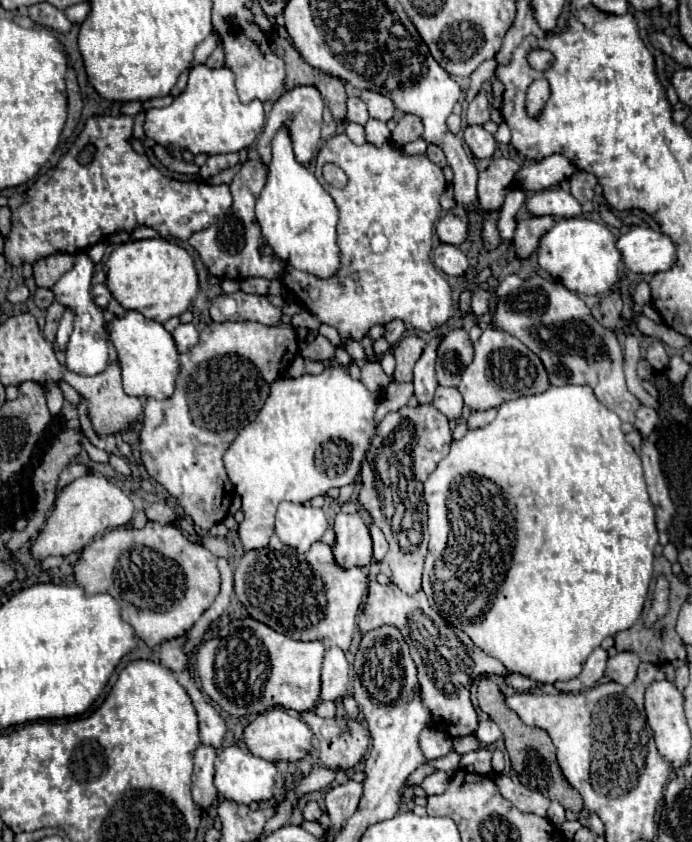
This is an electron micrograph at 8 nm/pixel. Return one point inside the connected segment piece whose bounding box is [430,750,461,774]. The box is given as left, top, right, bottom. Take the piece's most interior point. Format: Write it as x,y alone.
450,763

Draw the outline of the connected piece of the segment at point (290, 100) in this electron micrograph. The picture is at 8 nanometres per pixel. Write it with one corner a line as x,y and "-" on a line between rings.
296,86
292,90
286,90
272,106
264,132
258,138
258,154
262,158
264,164
270,164
272,158
272,138
274,134
284,126
288,128
290,140
292,140
292,148
294,148
294,156
300,164
308,166
310,160
318,154
320,148
320,126
322,126
322,110
324,110
324,102
320,92
314,86

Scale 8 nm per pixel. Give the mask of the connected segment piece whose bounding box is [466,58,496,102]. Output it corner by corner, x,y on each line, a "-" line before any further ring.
494,58
482,62
482,64
478,66
478,70
470,76
470,88
468,88
468,92
466,92
466,100
468,100
468,102
472,100
472,96
476,96
478,88
482,86
482,82
486,82
486,80
492,78
492,74
494,74
492,70
496,70
496,60
494,60

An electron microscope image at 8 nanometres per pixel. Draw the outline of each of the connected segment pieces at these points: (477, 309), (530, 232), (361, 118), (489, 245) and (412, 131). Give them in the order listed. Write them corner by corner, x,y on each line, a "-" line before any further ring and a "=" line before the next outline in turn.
479,289
474,292
474,314
486,314
489,311
492,292
490,290
=
532,216
526,220
520,220
516,224
516,232
514,232
514,246
516,246
516,254
520,258
528,258
532,252
538,250
538,242
540,238
554,226
554,218
552,216
=
356,96
348,98
346,106
348,106
346,122
356,122
356,124
362,124
362,126
368,122
368,110
366,110
366,104
364,104
360,98
356,98
=
490,210
484,214
484,222
482,222
482,242
486,250
494,250
500,246
502,238
498,232
498,218
500,218
500,210
=
406,114
398,124
396,128
392,130
392,140
398,144
398,146
406,146
408,142
414,142
416,138
422,136
422,124
420,124
420,118
418,116
412,116
412,114

